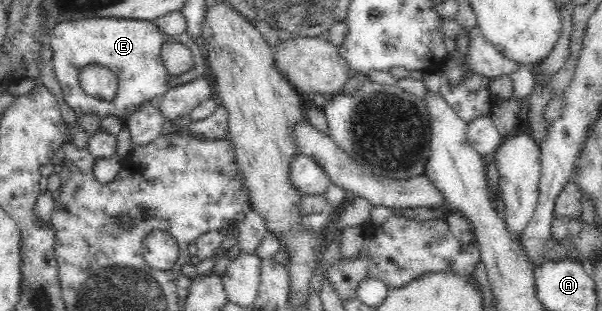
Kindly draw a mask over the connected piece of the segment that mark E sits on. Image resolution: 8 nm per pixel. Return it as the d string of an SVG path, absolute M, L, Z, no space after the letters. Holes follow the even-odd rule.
M99 17L91 19L71 19L56 24L51 31L52 59L54 75L60 83L65 103L73 109L77 119L79 115L116 115L125 121L135 109L149 101L157 101L167 90L189 81L199 79L208 73L206 56L200 43L194 41L187 32L169 35L161 32L153 20L126 20L125 18ZM171 41L183 43L193 58L189 71L179 75L168 73L160 51L163 43ZM87 65L101 65L110 69L118 79L118 90L111 101L103 101L87 95L79 81L79 71Z

